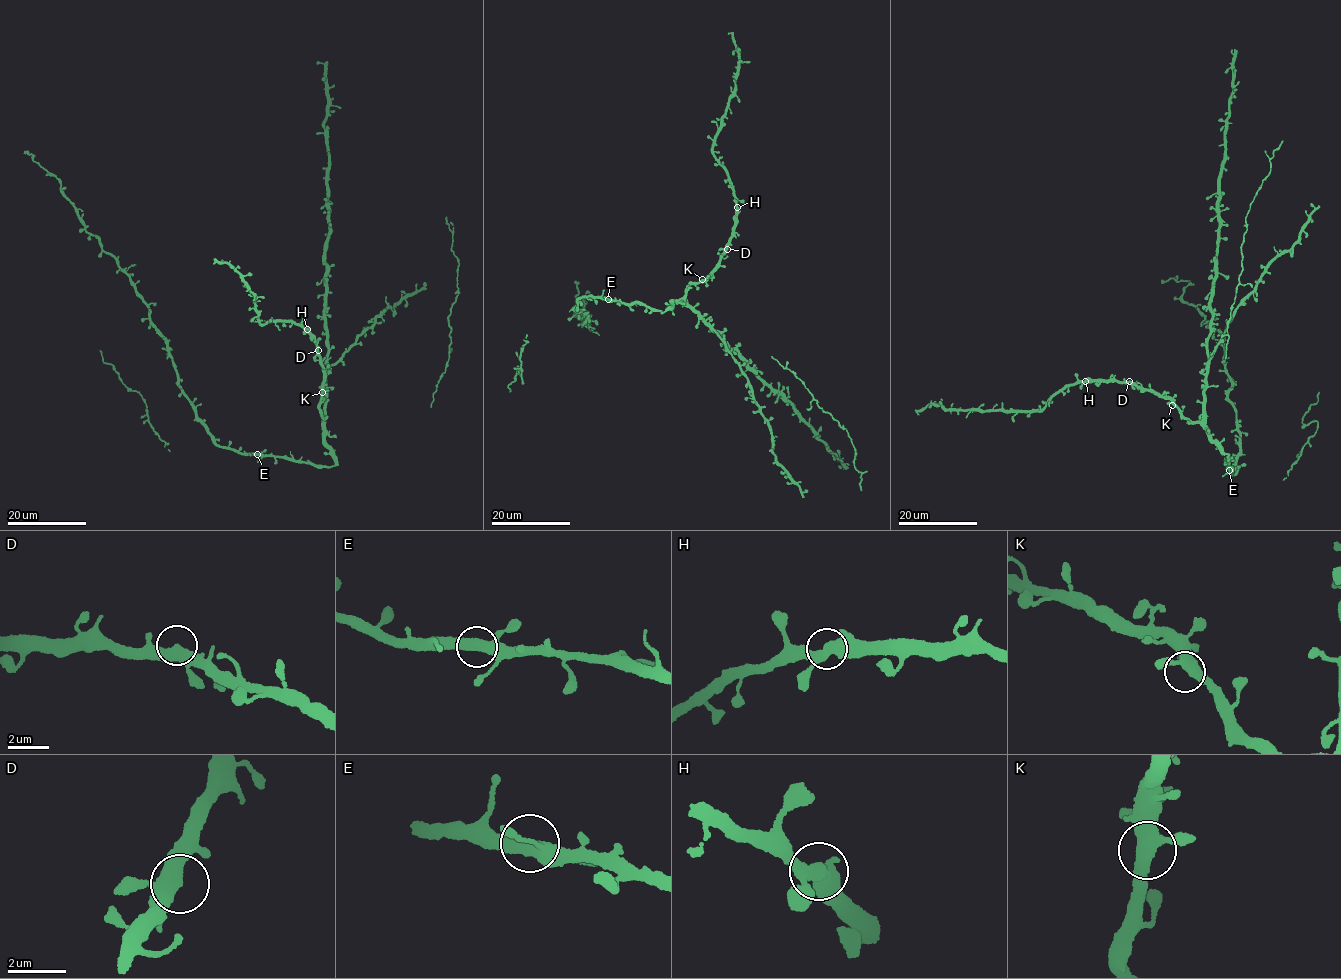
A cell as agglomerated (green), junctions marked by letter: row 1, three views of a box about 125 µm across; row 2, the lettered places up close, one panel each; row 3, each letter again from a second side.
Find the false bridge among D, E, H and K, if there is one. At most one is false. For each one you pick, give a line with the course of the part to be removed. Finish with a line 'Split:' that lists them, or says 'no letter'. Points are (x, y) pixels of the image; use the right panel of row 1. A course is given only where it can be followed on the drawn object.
Split: no letter

